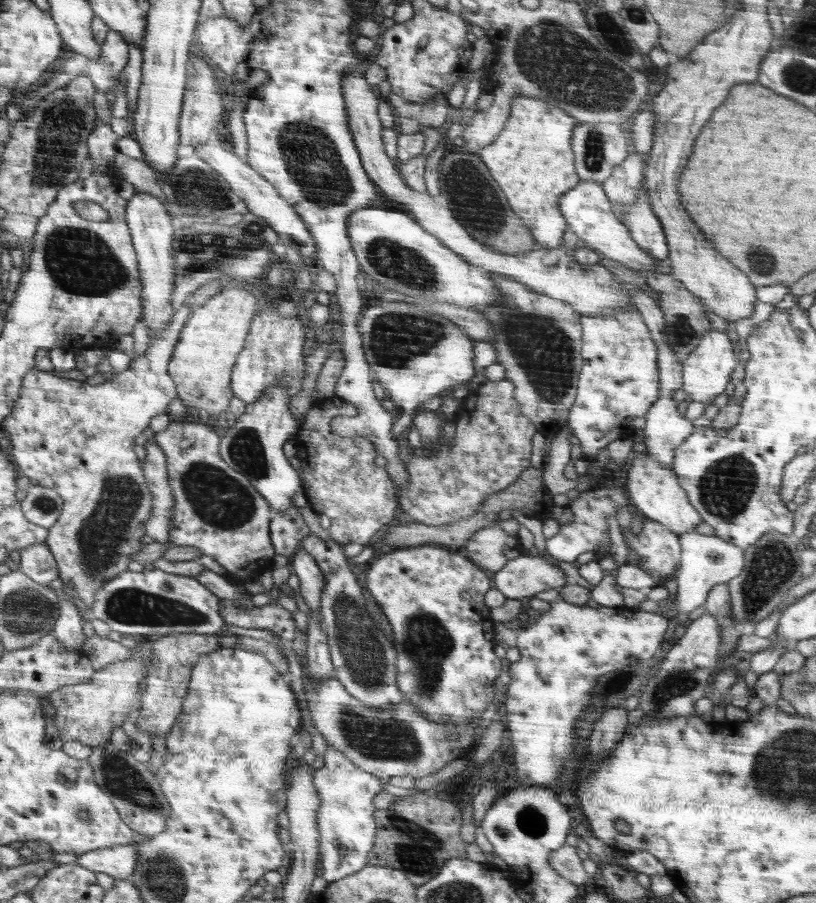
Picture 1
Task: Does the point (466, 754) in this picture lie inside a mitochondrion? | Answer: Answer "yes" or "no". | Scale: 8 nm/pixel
no

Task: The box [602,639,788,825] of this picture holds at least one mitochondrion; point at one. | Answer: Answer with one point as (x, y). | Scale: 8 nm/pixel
(679, 683)

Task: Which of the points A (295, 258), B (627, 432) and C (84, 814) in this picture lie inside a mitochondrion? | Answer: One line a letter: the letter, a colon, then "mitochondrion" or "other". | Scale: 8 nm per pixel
A: other
B: other
C: mitochondrion

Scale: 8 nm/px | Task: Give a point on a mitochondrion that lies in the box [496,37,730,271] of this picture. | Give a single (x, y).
(594, 149)

